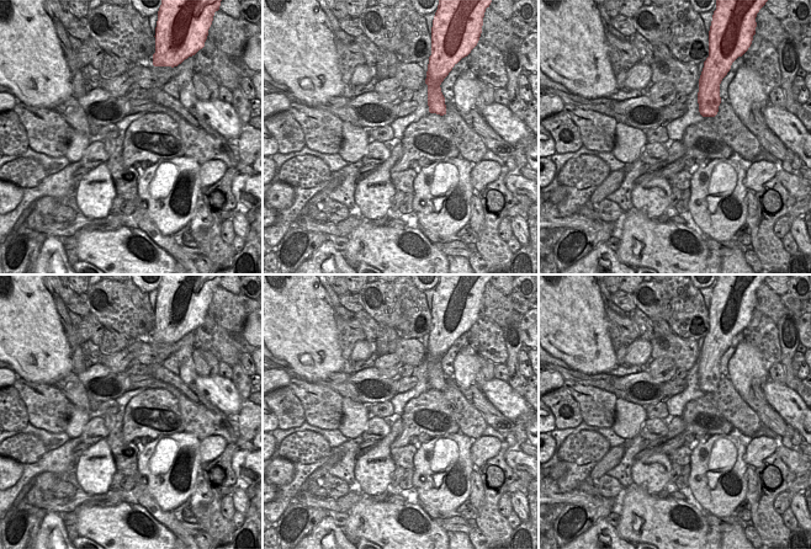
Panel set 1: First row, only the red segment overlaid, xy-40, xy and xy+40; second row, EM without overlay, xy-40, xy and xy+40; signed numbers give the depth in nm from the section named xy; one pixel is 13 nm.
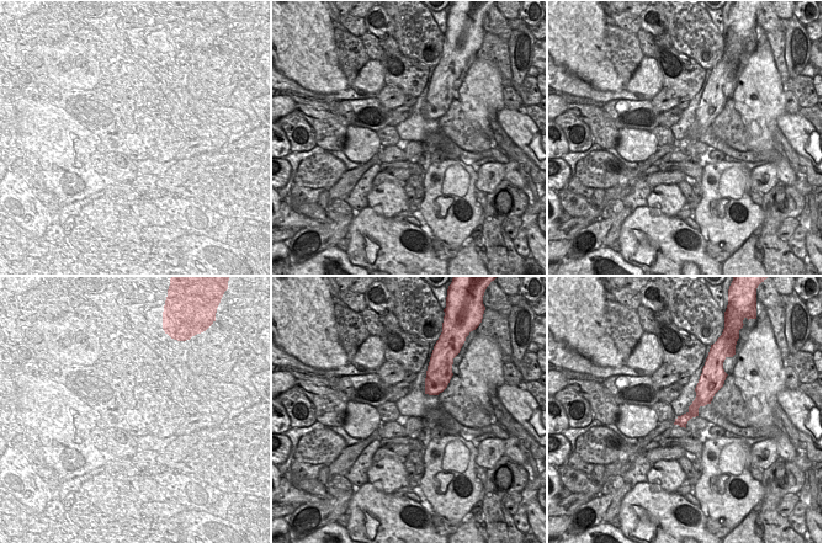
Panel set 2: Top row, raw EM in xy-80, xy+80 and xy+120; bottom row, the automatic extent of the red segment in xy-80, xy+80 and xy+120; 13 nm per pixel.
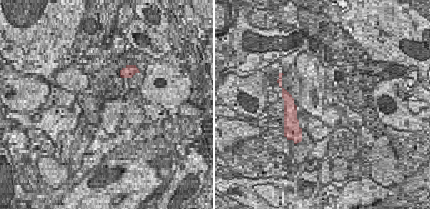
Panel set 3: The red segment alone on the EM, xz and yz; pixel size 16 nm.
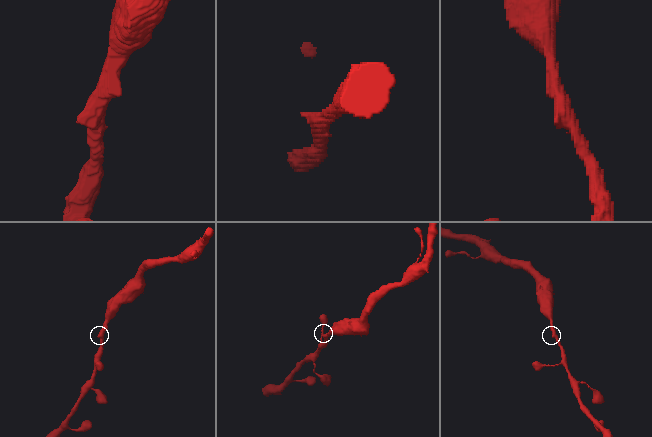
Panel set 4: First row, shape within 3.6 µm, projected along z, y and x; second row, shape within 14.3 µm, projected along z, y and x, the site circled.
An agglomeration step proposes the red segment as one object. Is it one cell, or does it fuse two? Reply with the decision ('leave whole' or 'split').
leave whole

